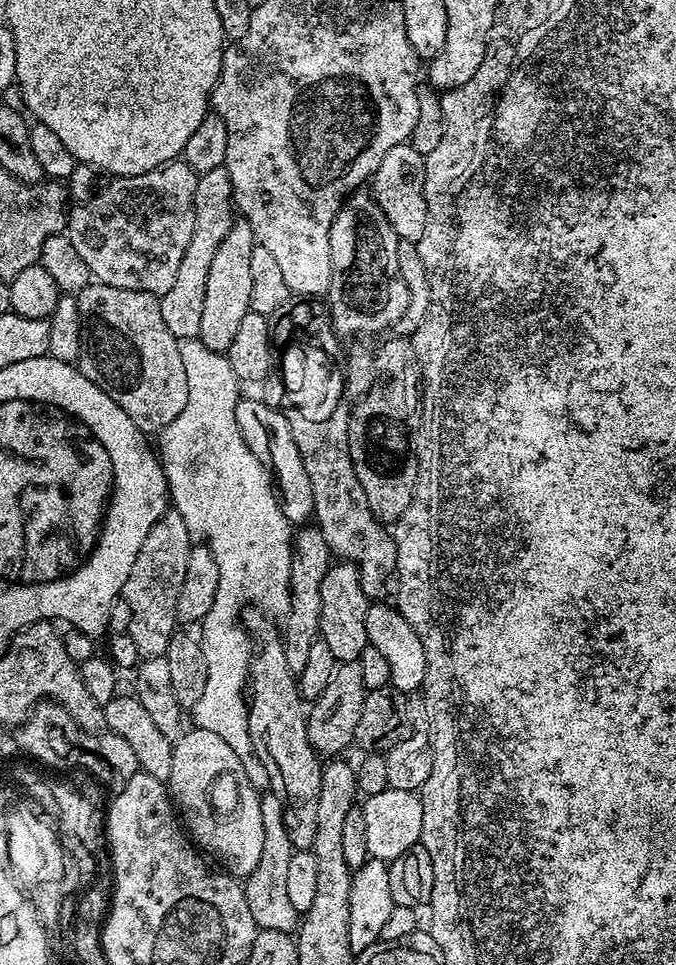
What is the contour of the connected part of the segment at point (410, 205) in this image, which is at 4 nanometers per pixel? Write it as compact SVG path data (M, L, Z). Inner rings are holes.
M410 142L394 146L394 150L389 150L386 158L382 158L382 163L378 165L378 170L370 181L370 194L375 197L376 204L382 206L382 212L386 214L390 226L394 226L401 240L415 242L422 238L426 230L428 203L424 189L424 157L418 154L418 150L414 150Z

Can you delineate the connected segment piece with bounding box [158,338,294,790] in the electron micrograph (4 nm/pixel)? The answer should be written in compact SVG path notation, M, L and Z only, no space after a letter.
M199 338L181 340L180 353L182 366L186 366L188 401L186 406L182 406L182 414L178 414L170 426L158 433L158 455L168 479L170 500L175 511L182 514L186 530L199 535L201 532L208 539L205 540L206 546L212 552L214 562L218 562L218 590L214 594L214 606L210 606L210 614L206 614L198 628L202 654L206 654L206 687L202 698L198 698L190 710L190 720L195 727L210 730L210 734L218 734L222 742L230 746L230 750L239 752L246 778L250 778L257 790L268 790L274 784L270 770L266 770L262 758L258 758L248 733L246 689L250 684L254 640L250 632L240 625L240 611L247 604L261 604L264 608L273 608L277 614L287 609L294 528L289 524L286 514L282 514L271 476L260 465L258 458L254 458L254 450L250 450L238 430L236 403L242 398L242 382L234 374L227 355L210 350L210 346L206 346Z

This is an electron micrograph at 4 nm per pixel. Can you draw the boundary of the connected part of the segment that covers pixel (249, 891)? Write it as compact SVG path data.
M268 790L260 797L260 809L262 810L262 858L258 858L258 866L254 866L254 870L243 881L246 906L250 906L250 914L254 914L257 929L265 928L292 934L297 931L302 914L294 910L286 887L288 867L294 849L290 842L290 834L286 834L284 801L275 791Z

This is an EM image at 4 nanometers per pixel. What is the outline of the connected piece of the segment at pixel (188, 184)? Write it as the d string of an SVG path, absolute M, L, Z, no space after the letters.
M177 158L160 168L146 170L146 174L109 179L94 198L71 205L66 234L99 283L122 286L122 290L142 290L157 298L170 290L178 274L178 266L182 263L182 254L186 254L186 246L190 243L190 234L194 234L197 175L187 162Z

